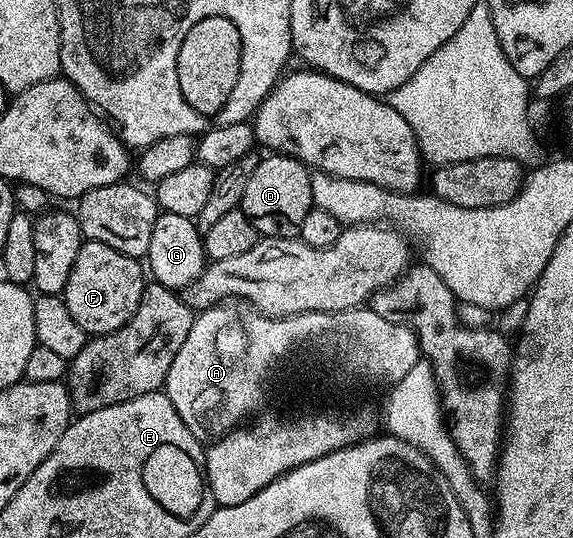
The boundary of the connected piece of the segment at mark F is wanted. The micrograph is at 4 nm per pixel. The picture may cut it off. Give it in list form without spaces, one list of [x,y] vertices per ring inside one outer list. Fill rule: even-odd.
[[[84,240],[81,250],[77,250],[77,258],[73,258],[69,280],[61,293],[65,306],[69,306],[69,314],[73,314],[73,322],[77,322],[88,337],[121,330],[121,326],[133,318],[143,297],[143,272],[145,276],[144,265],[136,257],[113,250],[113,246],[105,246],[105,242]]]

